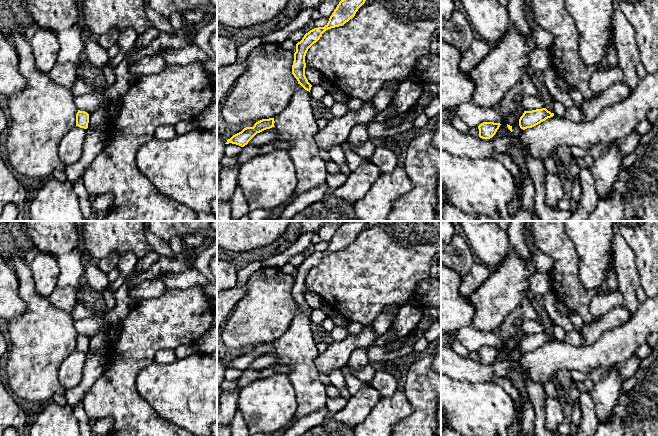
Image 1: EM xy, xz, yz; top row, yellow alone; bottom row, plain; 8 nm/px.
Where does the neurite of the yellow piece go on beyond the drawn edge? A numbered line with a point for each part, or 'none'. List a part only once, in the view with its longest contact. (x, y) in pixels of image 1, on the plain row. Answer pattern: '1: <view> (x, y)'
none

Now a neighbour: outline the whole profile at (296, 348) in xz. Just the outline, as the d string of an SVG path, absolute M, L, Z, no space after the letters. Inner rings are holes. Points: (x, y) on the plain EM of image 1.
M298 308L289 329L274 342L274 345L274 351L278 355L278 364L289 367L286 375L295 389L298 403L295 418L304 418L324 408L329 397L326 392L326 385L321 382L320 373L315 367L315 359L318 357L319 352L312 334L310 316Z

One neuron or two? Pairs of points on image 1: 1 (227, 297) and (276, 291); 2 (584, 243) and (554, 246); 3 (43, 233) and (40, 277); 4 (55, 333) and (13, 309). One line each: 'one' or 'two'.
1: two
2: two
3: two
4: two

